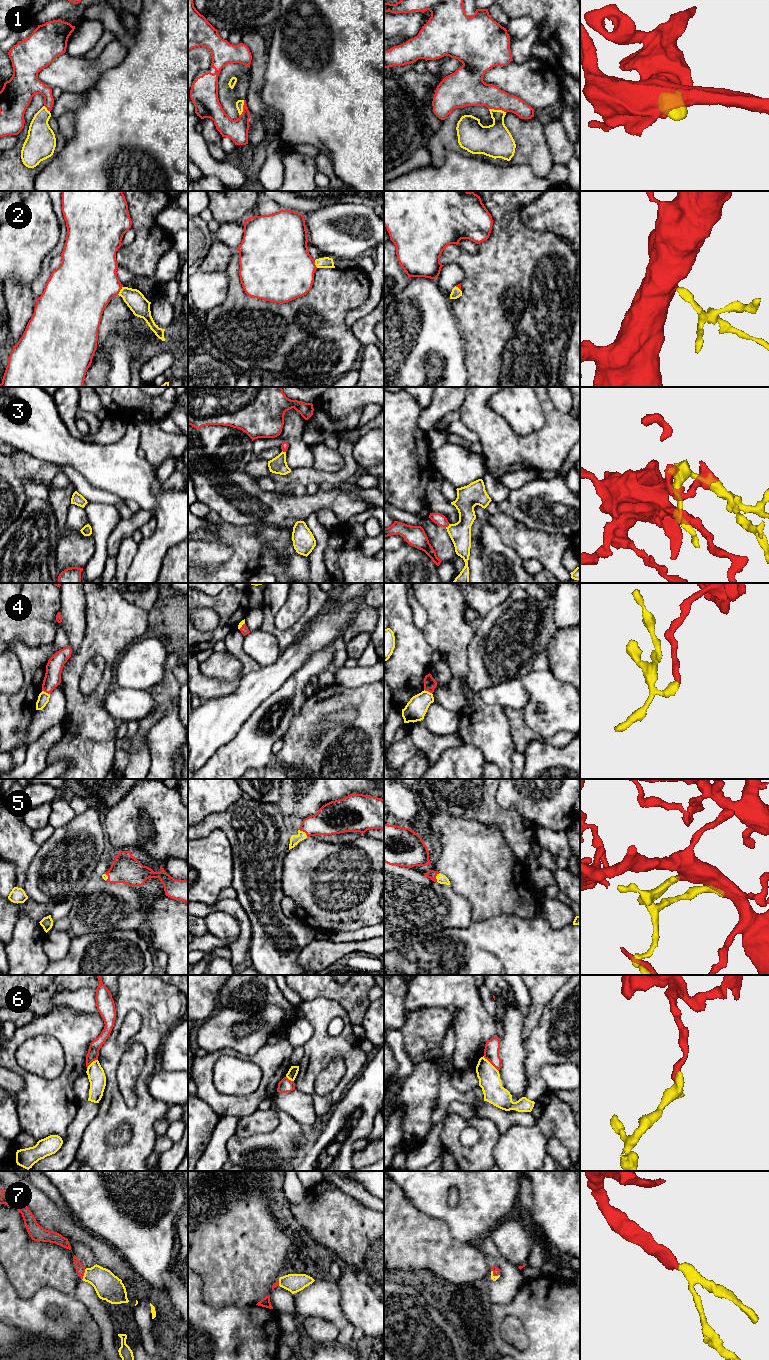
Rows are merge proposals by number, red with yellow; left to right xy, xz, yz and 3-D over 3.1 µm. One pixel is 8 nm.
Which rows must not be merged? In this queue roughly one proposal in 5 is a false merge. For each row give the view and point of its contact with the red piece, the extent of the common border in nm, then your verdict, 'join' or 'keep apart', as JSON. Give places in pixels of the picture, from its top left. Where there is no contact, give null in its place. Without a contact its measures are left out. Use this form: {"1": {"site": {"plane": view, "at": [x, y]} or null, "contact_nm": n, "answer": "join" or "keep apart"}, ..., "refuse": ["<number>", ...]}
{"1": {"site": {"plane": "yz", "at": [498, 109]}, "contact_nm": 150, "answer": "join"}, "2": {"site": {"plane": "xy", "at": [120, 289]}, "contact_nm": 80, "answer": "join"}, "3": {"site": {"plane": "yz", "at": [448, 525]}, "contact_nm": 50, "answer": "join"}, "4": {"site": {"plane": "xy", "at": [46, 692]}, "contact_nm": 70, "answer": "keep apart"}, "5": {"site": {"plane": "xz", "at": [303, 831]}, "contact_nm": 100, "answer": "join"}, "6": {"site": {"plane": "yz", "at": [491, 1063]}, "contact_nm": 180, "answer": "keep apart"}, "7": {"site": {"plane": "xy", "at": [83, 1274]}, "contact_nm": 90, "answer": "join"}, "refuse": ["4", "6"]}

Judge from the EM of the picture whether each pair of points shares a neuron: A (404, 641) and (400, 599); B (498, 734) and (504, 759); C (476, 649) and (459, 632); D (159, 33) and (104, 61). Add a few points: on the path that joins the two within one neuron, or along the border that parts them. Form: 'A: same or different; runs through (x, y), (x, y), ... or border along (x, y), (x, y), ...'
A: same; runs through (404, 631), (400, 609)
B: same; runs through (498, 740), (498, 750), (500, 753)
C: different; border along (476, 625), (474, 635), (468, 645), (467, 665)
D: different; border along (128, 48), (125, 58), (113, 67)

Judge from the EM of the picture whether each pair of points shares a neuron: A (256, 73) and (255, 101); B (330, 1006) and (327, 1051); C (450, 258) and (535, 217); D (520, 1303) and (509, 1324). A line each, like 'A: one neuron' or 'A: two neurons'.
A: one neuron
B: one neuron
C: two neurons
D: two neurons

